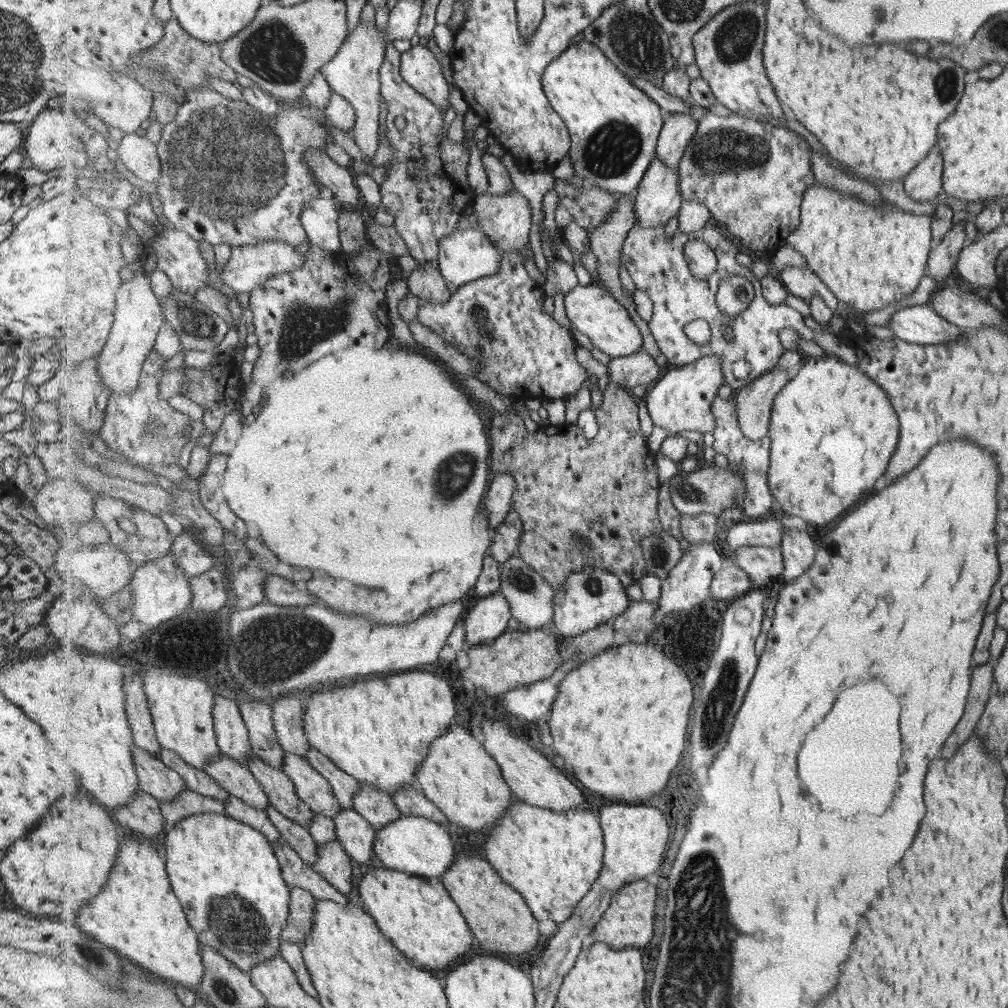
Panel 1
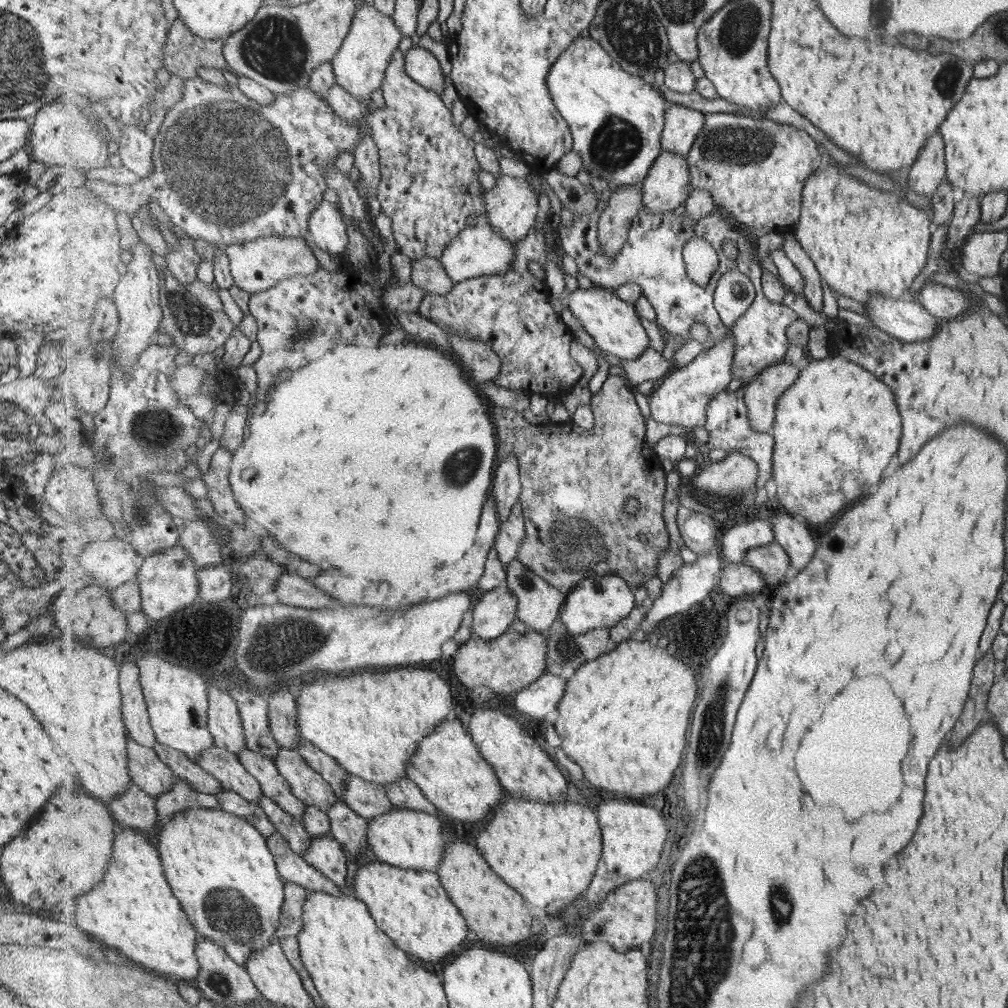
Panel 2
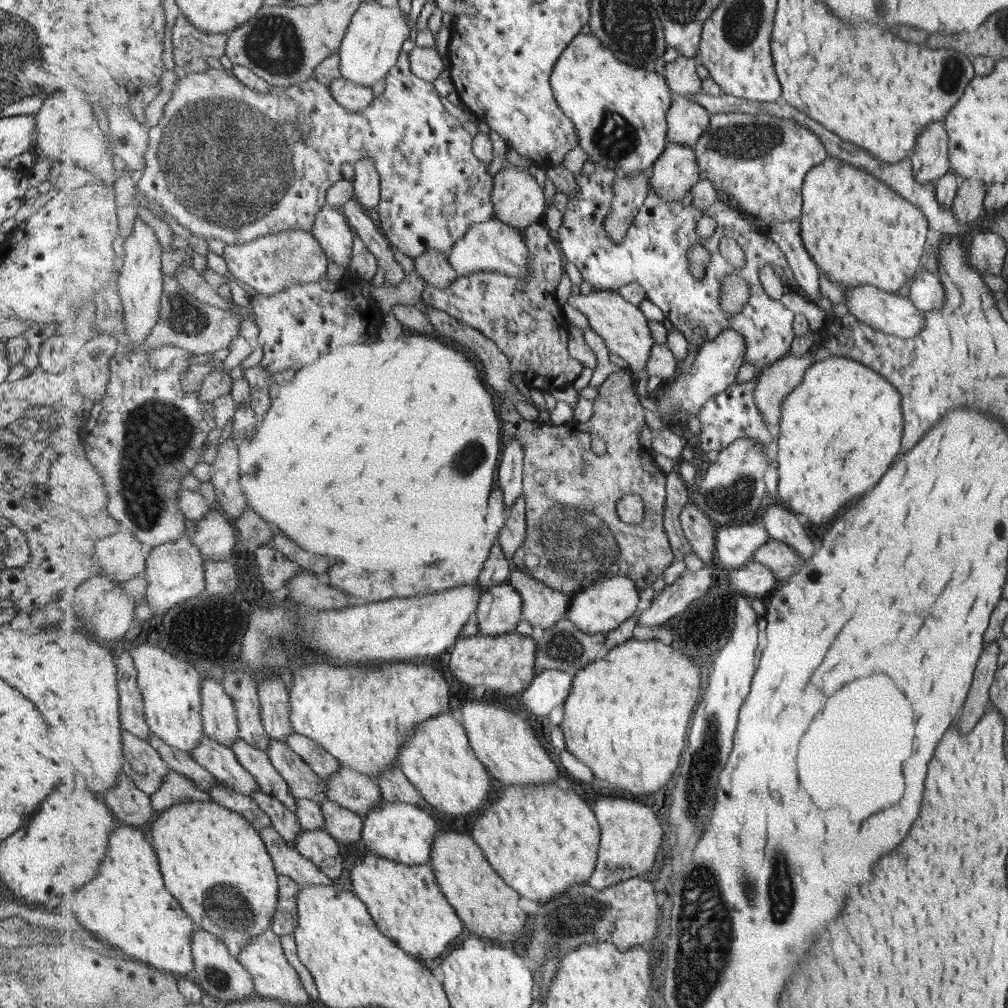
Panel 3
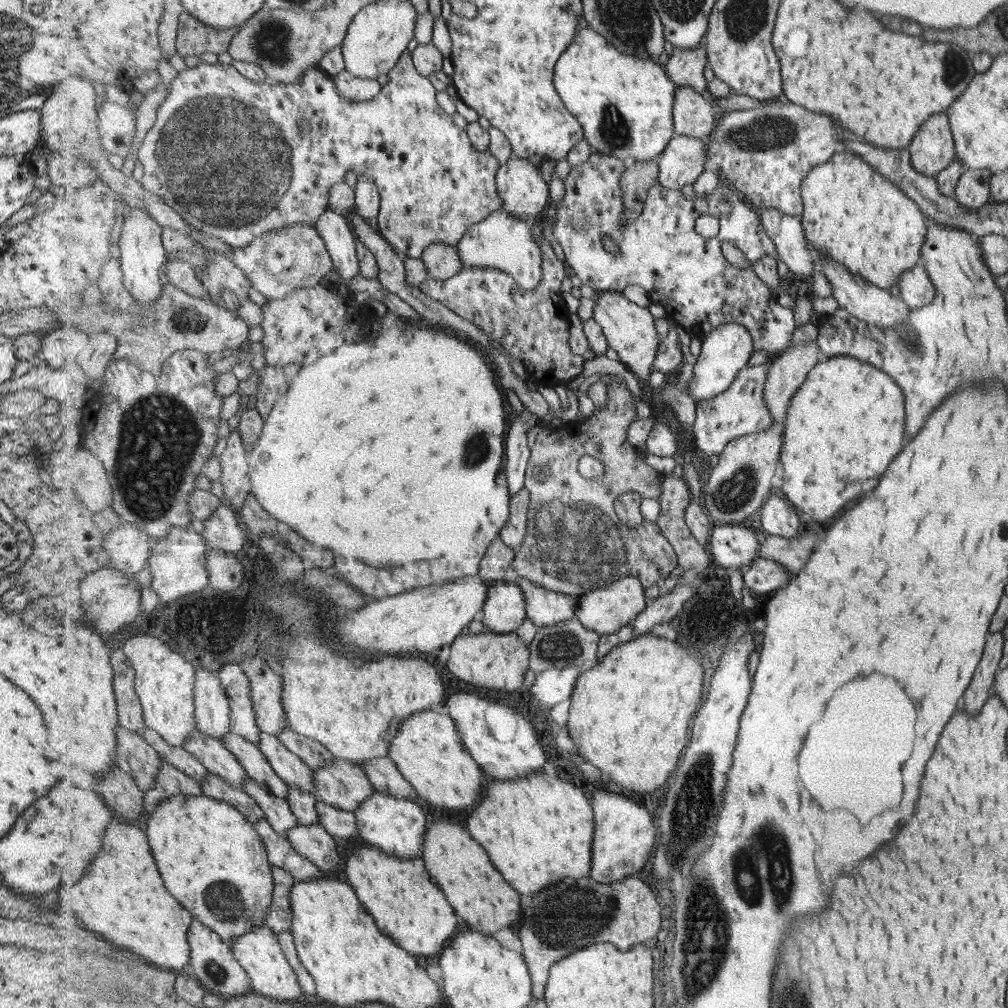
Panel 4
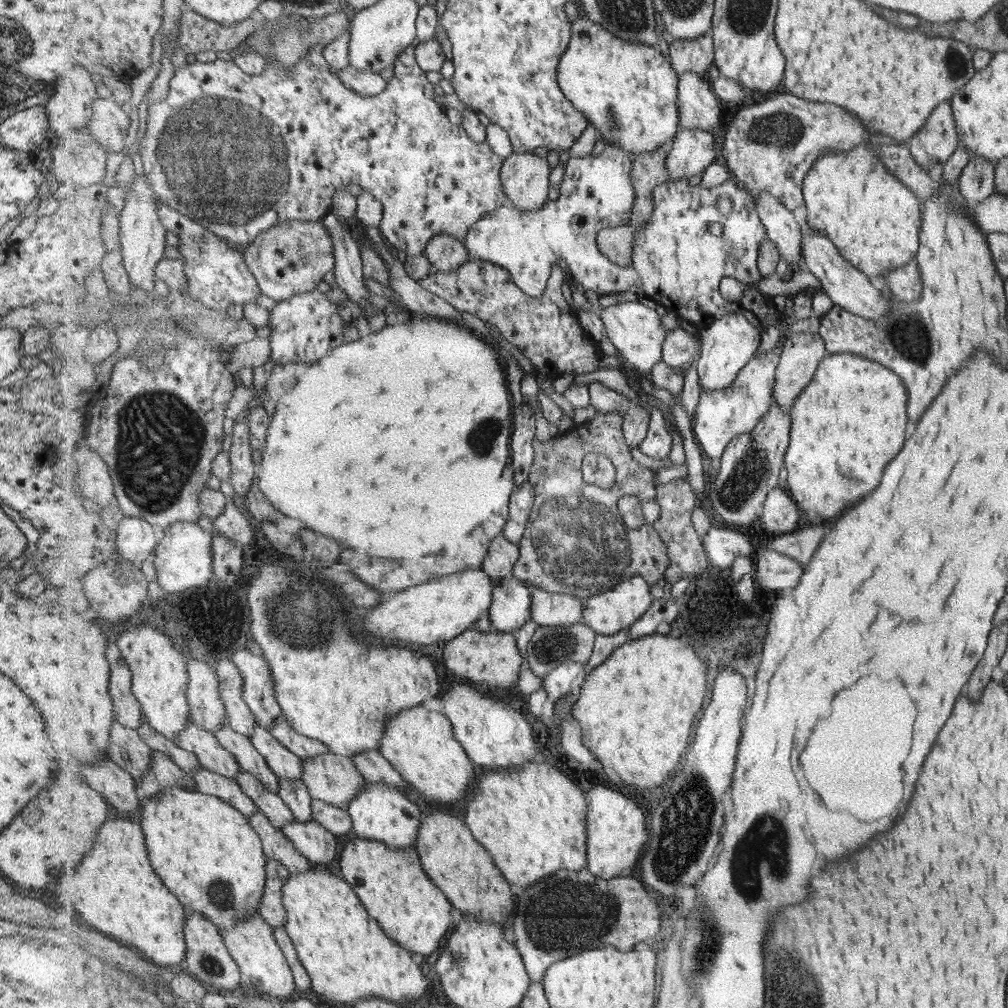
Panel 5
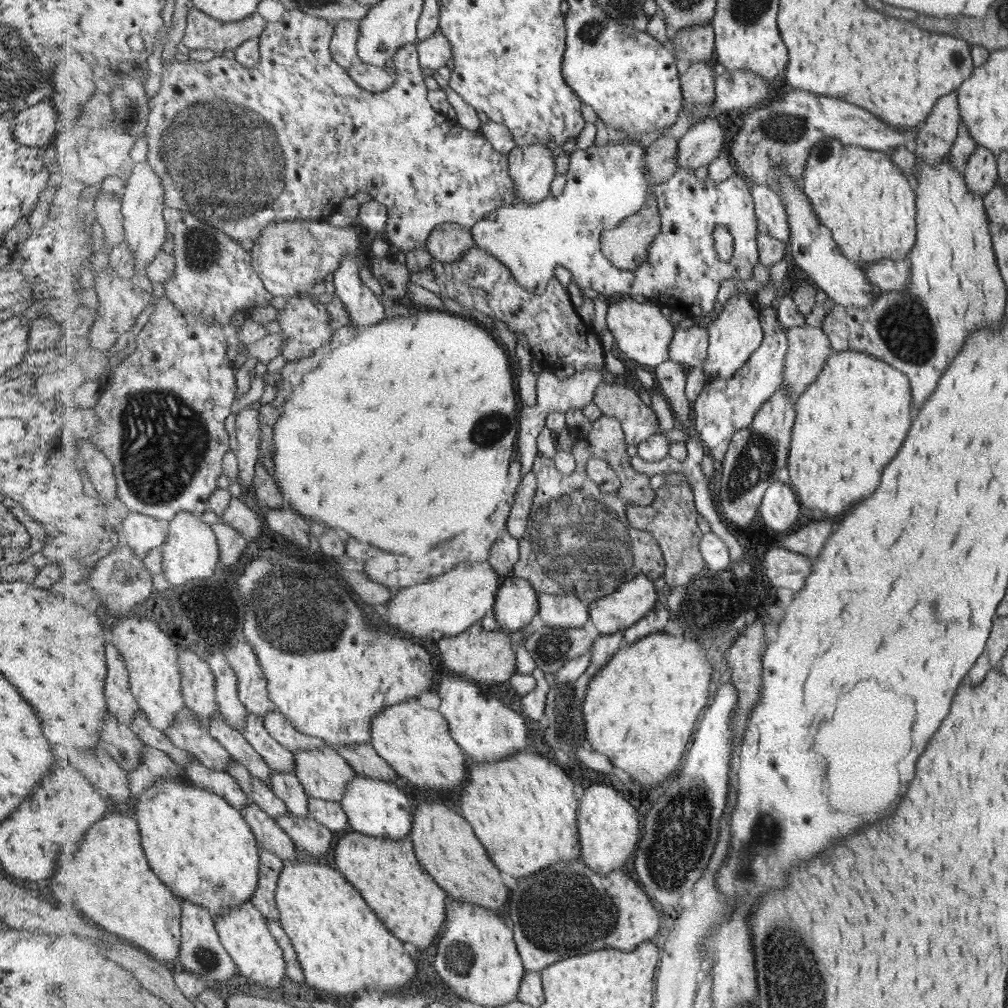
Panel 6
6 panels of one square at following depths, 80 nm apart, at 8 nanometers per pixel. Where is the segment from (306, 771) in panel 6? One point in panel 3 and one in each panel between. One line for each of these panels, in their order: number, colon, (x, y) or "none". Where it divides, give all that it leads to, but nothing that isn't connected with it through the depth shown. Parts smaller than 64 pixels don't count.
3: (348, 787)
4: (342, 783)
5: (332, 778)

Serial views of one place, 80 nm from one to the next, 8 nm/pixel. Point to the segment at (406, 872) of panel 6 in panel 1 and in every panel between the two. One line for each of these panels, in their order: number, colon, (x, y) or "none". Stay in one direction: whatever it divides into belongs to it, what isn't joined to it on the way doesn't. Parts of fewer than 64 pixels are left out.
1: (416, 913)
2: (412, 907)
3: (409, 905)
4: (407, 904)
5: (392, 883)

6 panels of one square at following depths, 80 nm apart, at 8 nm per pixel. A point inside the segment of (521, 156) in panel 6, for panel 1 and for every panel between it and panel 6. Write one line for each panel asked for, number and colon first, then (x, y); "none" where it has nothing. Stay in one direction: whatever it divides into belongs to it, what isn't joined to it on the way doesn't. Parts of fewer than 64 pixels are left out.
1: (507, 219)
2: (512, 204)
3: (519, 200)
4: (524, 191)
5: (526, 177)

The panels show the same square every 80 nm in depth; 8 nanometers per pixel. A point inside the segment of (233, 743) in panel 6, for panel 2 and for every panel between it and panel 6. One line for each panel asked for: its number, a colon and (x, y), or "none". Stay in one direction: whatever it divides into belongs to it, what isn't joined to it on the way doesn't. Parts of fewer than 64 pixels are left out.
2: (274, 784)
3: (257, 761)
4: (254, 760)
5: (250, 759)

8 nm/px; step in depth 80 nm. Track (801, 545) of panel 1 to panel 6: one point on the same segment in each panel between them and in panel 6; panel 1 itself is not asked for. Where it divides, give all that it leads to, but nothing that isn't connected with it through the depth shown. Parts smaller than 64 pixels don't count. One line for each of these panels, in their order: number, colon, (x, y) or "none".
2: (795, 538)
3: (781, 523)
4: (778, 517)
5: (781, 514)
6: (780, 509)

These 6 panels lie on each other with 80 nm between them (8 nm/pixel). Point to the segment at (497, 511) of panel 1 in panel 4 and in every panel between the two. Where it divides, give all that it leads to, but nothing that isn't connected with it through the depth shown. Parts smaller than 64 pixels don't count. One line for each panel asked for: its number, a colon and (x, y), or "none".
2: (507, 488)
3: (512, 465)
4: (518, 453)

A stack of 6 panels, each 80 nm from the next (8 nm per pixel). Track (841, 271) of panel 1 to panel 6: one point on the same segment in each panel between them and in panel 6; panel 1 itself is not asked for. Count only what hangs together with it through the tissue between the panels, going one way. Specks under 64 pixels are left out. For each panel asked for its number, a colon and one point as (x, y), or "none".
2: (865, 241)
3: (860, 231)
4: (853, 213)
5: (871, 216)
6: (864, 198)

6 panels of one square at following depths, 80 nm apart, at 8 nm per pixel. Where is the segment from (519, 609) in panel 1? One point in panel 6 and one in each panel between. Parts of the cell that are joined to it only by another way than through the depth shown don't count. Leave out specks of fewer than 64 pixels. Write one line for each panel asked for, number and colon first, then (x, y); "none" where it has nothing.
2: (540, 604)
3: (542, 606)
4: (545, 608)
5: (549, 609)
6: (562, 611)

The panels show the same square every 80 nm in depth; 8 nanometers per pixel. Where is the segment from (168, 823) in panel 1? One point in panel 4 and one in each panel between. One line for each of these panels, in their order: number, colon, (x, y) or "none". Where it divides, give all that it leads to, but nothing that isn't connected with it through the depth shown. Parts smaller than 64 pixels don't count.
2: (182, 796)
3: (177, 788)
4: (171, 781)

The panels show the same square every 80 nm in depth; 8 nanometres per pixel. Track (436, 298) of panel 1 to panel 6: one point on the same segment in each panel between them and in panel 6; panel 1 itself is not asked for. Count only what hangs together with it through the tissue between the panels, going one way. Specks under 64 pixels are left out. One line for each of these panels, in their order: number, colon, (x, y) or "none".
2: (430, 273)
3: (434, 266)
4: (442, 260)
5: (447, 253)
6: (450, 242)

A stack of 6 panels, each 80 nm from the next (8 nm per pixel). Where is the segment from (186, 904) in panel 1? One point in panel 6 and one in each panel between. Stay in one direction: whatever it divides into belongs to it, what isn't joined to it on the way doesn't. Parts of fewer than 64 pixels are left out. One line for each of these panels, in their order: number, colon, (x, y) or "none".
2: (219, 865)
3: (216, 863)
4: (212, 858)
5: (206, 851)
6: (202, 847)

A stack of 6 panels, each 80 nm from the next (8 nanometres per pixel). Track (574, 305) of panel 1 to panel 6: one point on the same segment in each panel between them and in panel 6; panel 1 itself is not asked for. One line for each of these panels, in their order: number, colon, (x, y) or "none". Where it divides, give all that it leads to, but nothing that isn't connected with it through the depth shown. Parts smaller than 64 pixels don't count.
2: (618, 328)
3: (626, 329)
4: (631, 331)
5: (637, 331)
6: (642, 332)

